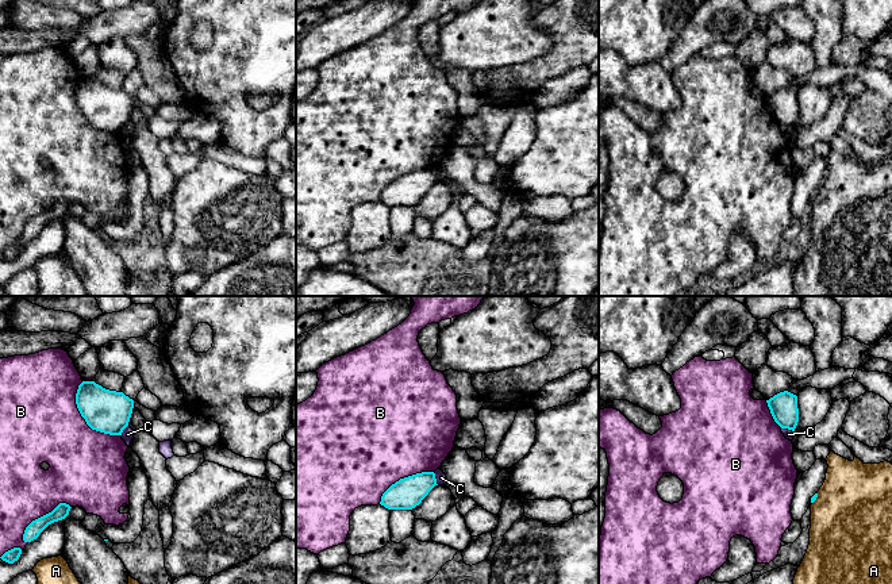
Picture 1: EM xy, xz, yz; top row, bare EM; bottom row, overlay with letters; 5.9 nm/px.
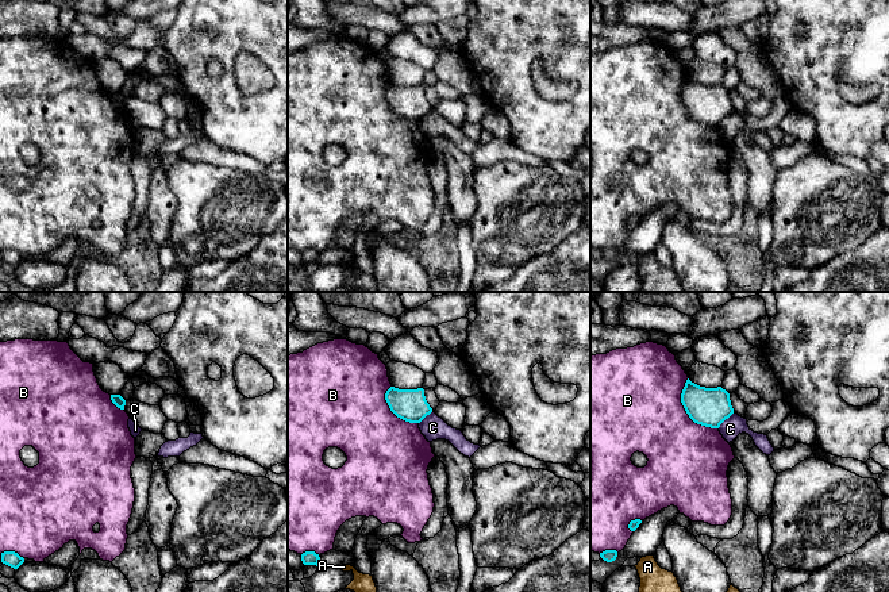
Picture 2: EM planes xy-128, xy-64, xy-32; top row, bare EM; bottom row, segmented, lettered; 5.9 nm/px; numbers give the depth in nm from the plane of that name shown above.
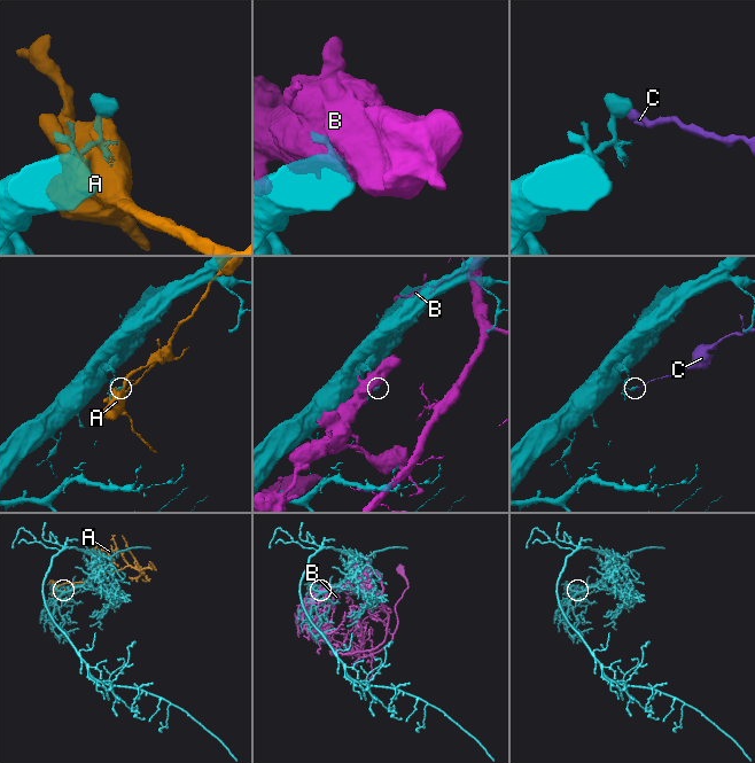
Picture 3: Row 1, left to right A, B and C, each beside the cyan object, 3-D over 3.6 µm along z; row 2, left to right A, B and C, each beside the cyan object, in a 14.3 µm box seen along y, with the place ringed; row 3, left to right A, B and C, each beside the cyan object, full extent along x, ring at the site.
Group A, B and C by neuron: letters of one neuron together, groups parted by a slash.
A / B / C

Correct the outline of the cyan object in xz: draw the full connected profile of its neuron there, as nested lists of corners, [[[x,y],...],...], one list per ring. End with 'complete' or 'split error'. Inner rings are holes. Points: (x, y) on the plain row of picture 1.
[[[434,169],[400,176],[382,191],[380,201],[388,207],[412,207],[435,182],[438,181]]] | complete

